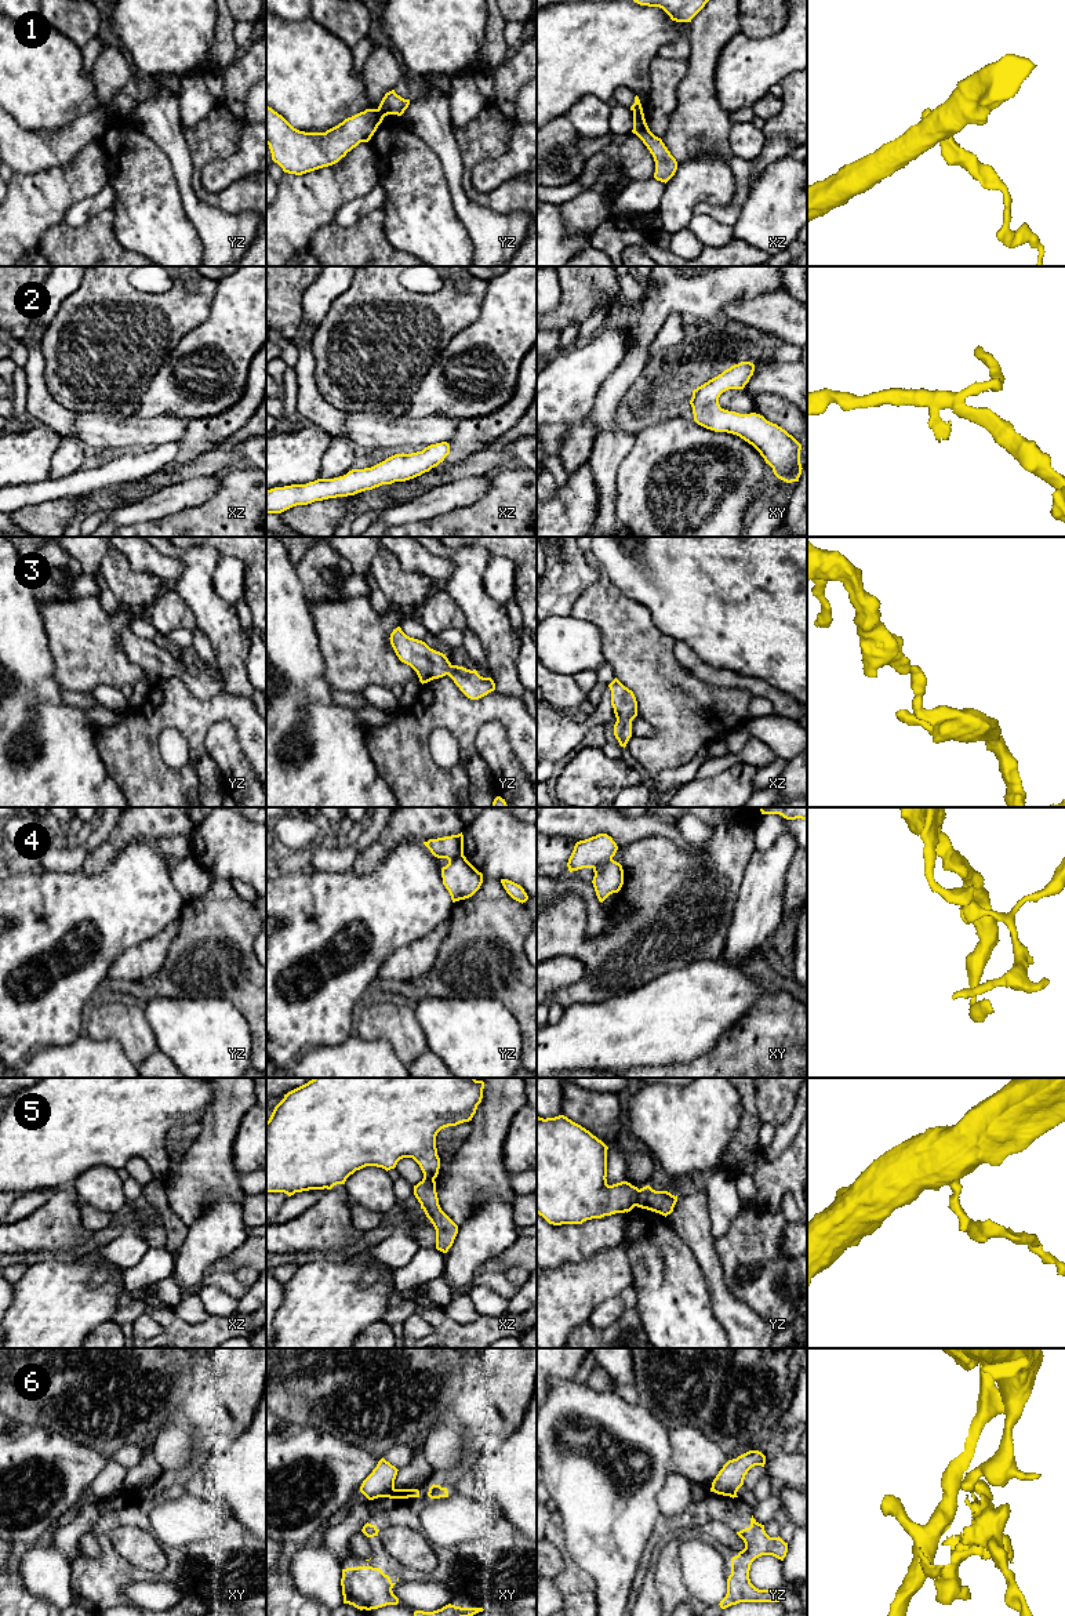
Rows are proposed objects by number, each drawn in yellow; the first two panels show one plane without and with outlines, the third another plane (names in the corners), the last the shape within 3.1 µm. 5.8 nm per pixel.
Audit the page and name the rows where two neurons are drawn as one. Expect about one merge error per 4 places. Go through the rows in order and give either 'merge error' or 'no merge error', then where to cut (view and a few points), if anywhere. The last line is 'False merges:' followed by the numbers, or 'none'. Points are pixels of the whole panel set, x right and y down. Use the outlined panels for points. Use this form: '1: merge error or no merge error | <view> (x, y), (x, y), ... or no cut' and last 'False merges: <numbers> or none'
1: merge error | yz (378, 108), (384, 116)
2: no merge error | no cut
3: no merge error | no cut
4: merge error | xy (611, 859), (593, 868)
5: merge error | yz (640, 1190), (635, 1205)
6: merge error | xy (393, 1488), (384, 1496)
False merges: 1, 4, 5, 6

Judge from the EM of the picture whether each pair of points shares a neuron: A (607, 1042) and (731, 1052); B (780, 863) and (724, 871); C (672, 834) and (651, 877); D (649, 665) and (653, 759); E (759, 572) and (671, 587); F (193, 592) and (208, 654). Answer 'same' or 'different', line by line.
A: different
B: different
C: different
D: same
E: same
F: different

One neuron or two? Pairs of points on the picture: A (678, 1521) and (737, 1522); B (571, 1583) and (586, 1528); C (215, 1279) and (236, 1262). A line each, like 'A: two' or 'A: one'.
A: one
B: two
C: two

